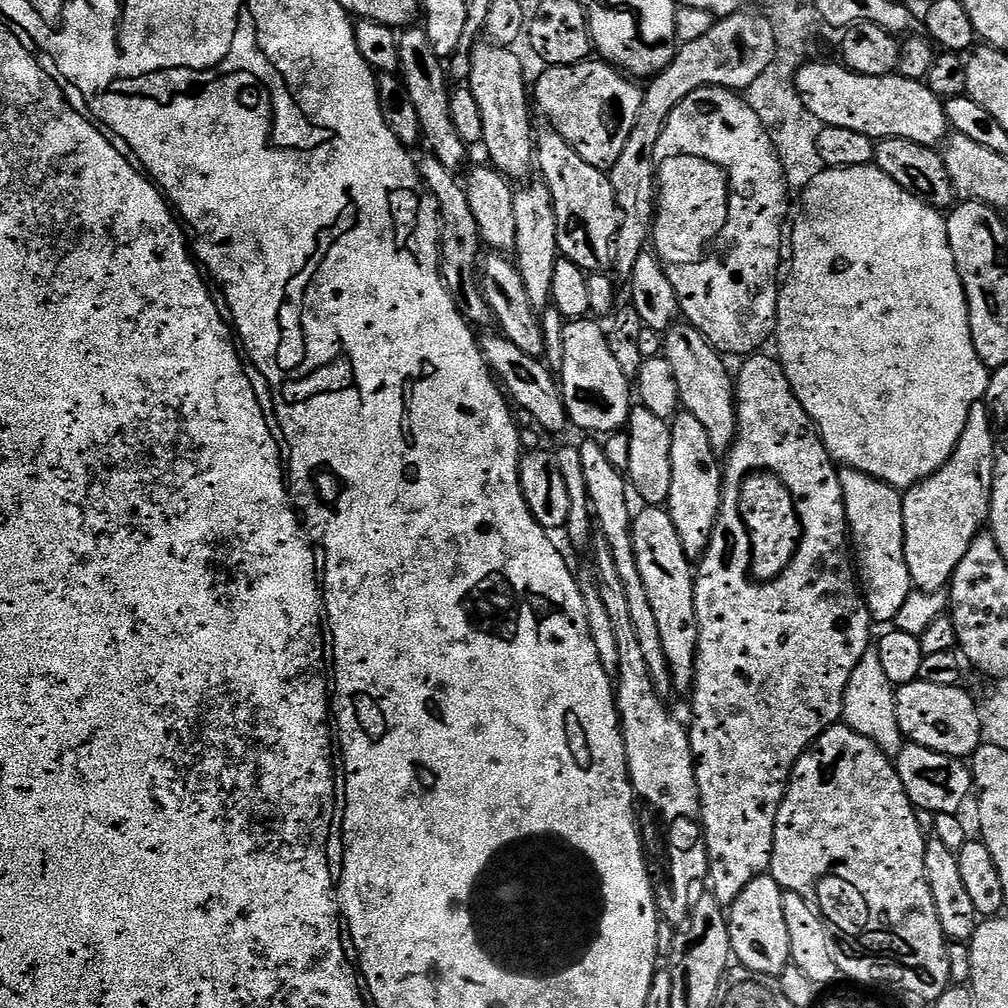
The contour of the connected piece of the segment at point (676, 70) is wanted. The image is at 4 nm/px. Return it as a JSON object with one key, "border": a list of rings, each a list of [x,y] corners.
{"border":[[[741,10],[733,16],[719,17],[700,38],[681,43],[675,49],[671,62],[647,81],[648,88],[646,84],[640,97],[640,109],[631,121],[632,129],[630,124],[627,129],[628,137],[626,132],[620,151],[607,173],[620,217],[620,226],[614,241],[619,257],[639,256],[649,241],[654,219],[654,188],[650,183],[649,169],[648,172],[644,169],[644,160],[646,164],[652,146],[664,126],[664,120],[672,113],[674,106],[678,106],[682,98],[699,88],[745,90],[766,68],[775,49],[774,30],[771,29],[768,16],[755,16],[752,12]]]}

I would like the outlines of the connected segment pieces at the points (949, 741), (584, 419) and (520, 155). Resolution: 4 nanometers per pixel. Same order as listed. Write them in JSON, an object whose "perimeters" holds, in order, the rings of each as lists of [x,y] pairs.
{"perimeters":[[[[918,678],[909,684],[899,685],[894,692],[896,695],[894,714],[898,720],[901,737],[905,741],[918,746],[926,746],[930,750],[938,750],[947,756],[955,756],[957,758],[971,757],[972,753],[982,743],[980,739],[980,719],[976,714],[977,701],[975,699],[972,701],[971,694],[963,692],[962,689],[963,687],[955,684],[950,686],[933,686],[930,682],[922,682]]],[[[572,318],[563,325],[558,341],[558,387],[573,429],[581,428],[584,434],[607,434],[621,431],[627,425],[628,413],[634,404],[634,392],[630,378],[618,362],[614,362],[614,354],[610,354],[610,346],[604,338],[605,329],[595,323],[599,324],[592,318]]],[[[483,42],[468,60],[466,86],[472,91],[482,118],[482,148],[488,151],[491,167],[503,176],[524,175],[534,164],[534,130],[528,126],[530,102],[524,94],[524,68],[515,51]]]]}

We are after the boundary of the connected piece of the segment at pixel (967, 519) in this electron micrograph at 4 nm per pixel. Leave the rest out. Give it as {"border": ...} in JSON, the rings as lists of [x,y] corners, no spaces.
{"border":[[[973,407],[948,461],[903,493],[906,566],[913,585],[921,592],[938,592],[947,585],[962,554],[987,521],[990,484],[986,473],[994,452],[992,431],[994,425],[987,412],[983,407]]]}

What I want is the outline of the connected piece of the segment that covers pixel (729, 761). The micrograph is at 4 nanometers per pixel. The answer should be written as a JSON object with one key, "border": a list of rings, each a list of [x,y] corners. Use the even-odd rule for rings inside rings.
{"border":[[[753,354],[743,361],[740,373],[734,376],[735,405],[735,439],[726,455],[732,460],[744,460],[733,466],[722,476],[722,495],[720,498],[720,515],[716,517],[716,525],[708,537],[708,547],[704,555],[699,557],[698,567],[694,572],[692,598],[696,615],[696,655],[692,669],[692,724],[687,725],[688,742],[692,758],[696,766],[696,786],[700,795],[700,814],[698,824],[704,827],[702,847],[706,853],[708,864],[707,891],[722,906],[732,904],[734,898],[747,886],[755,876],[765,875],[772,863],[772,834],[776,811],[784,801],[784,790],[789,783],[792,767],[804,753],[804,749],[819,738],[825,728],[839,721],[842,716],[844,687],[850,682],[850,674],[861,667],[864,651],[869,651],[868,627],[874,621],[869,616],[854,575],[854,564],[844,547],[849,547],[849,528],[844,517],[843,492],[839,484],[840,473],[825,450],[819,435],[811,427],[806,410],[796,401],[788,379],[779,363],[771,355]],[[748,460],[780,460],[780,480],[768,472],[752,472],[752,464]]]}

